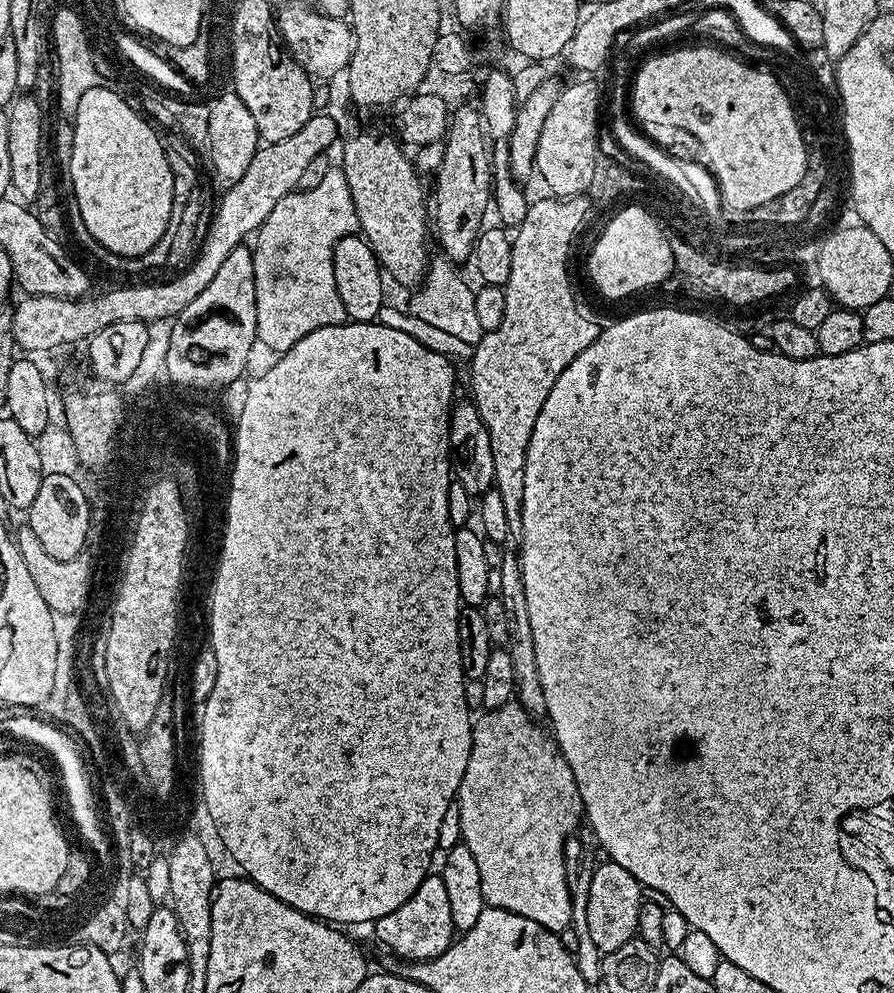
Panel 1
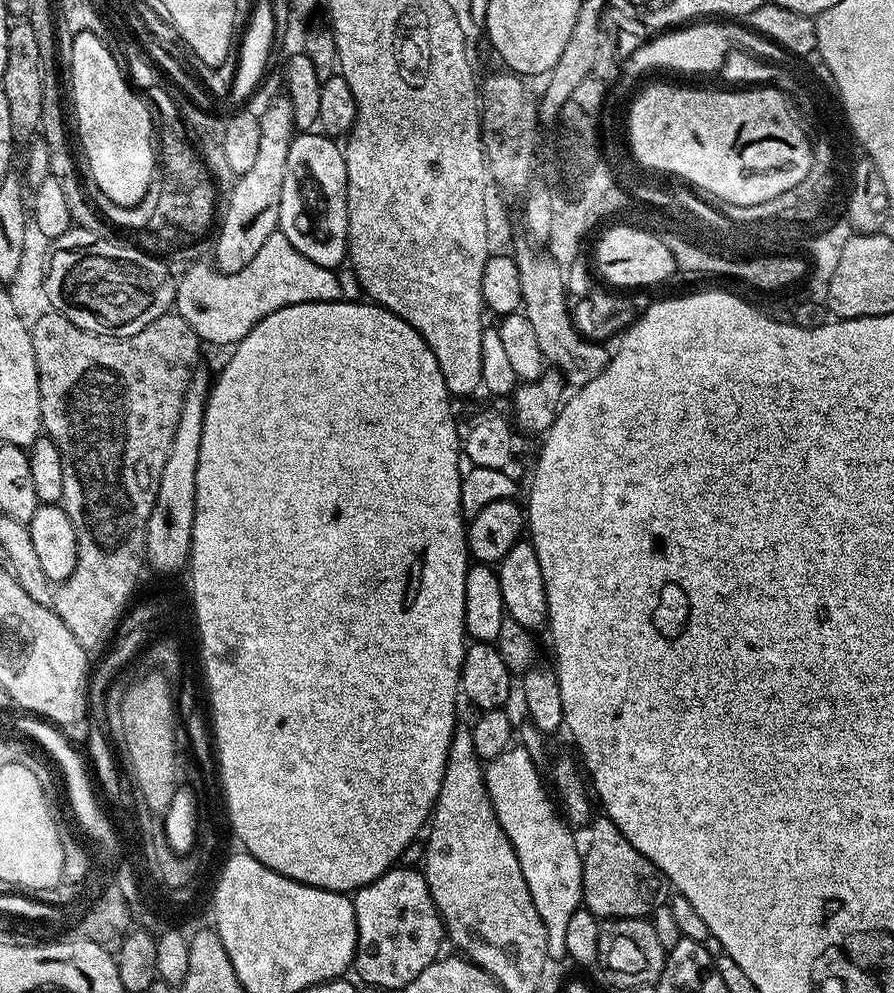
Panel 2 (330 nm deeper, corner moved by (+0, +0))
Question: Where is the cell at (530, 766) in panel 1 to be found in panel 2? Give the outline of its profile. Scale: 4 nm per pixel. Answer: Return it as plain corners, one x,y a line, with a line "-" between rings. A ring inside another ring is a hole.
509,746
502,754
498,754
498,758
487,761
484,770
484,785
488,787
488,797
494,806
494,814
498,818
502,830
506,830
506,838
510,838
510,842
518,854
518,866
522,866
522,878
526,878
530,898
538,910
538,918
542,918
542,922
546,926
548,959
564,960
568,954
566,925
570,923
574,910
581,907
582,904
584,862
581,845
579,848
575,838
572,837
573,829
569,827
563,815
558,811
549,789
544,789
540,776
542,776
541,769
536,768
524,748

